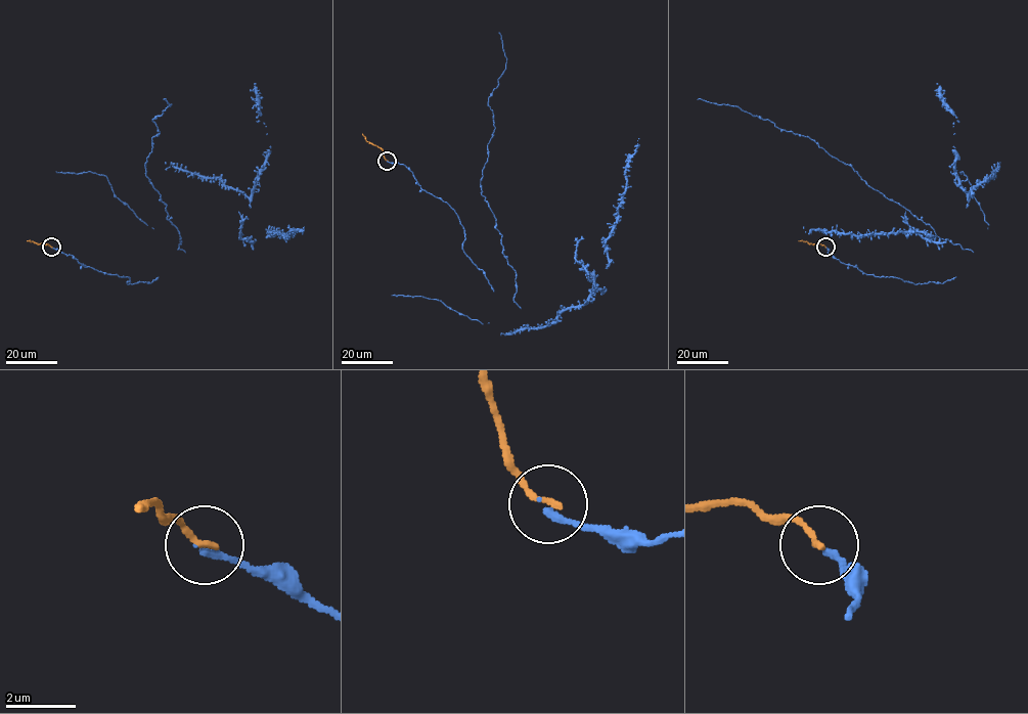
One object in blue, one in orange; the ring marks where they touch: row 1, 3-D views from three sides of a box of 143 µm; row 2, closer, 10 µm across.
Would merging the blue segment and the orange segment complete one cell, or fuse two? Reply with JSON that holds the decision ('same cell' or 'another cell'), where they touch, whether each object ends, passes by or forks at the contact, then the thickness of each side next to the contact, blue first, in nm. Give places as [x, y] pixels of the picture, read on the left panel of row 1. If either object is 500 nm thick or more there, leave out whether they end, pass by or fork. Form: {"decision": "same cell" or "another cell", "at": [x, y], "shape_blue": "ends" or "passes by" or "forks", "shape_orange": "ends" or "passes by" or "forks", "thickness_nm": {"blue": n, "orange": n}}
{"decision": "same cell", "at": [51, 247], "shape_blue": "ends", "shape_orange": "ends", "thickness_nm": {"blue": 200, "orange": 190}}

